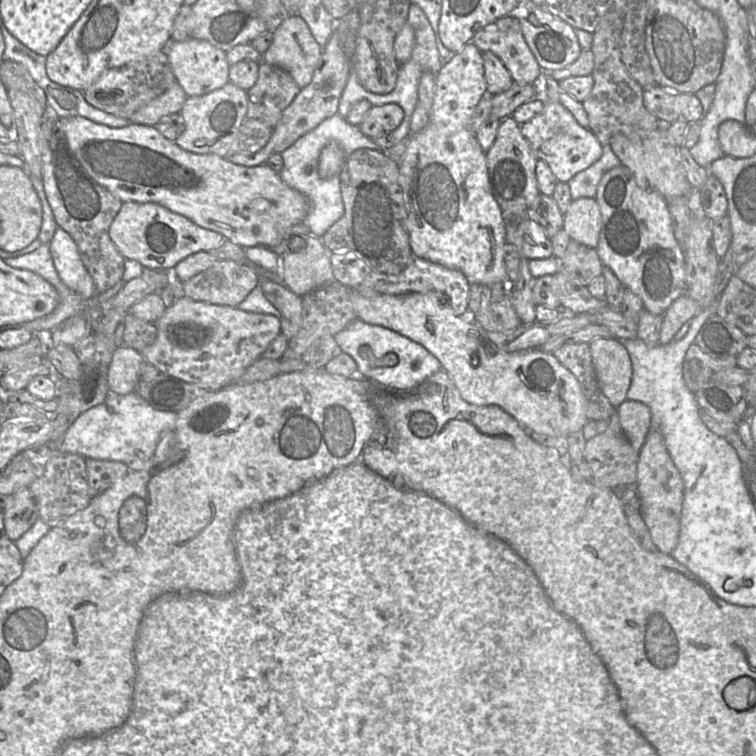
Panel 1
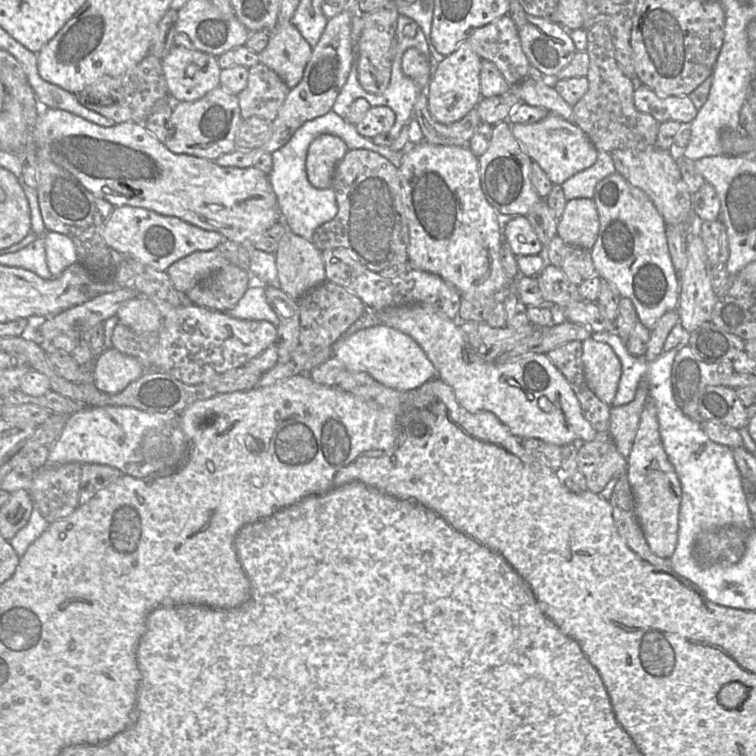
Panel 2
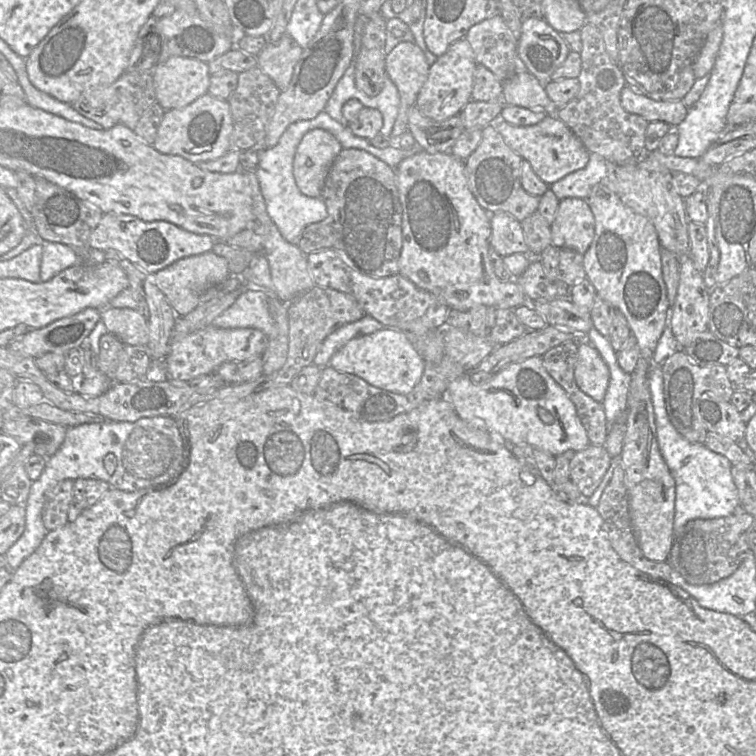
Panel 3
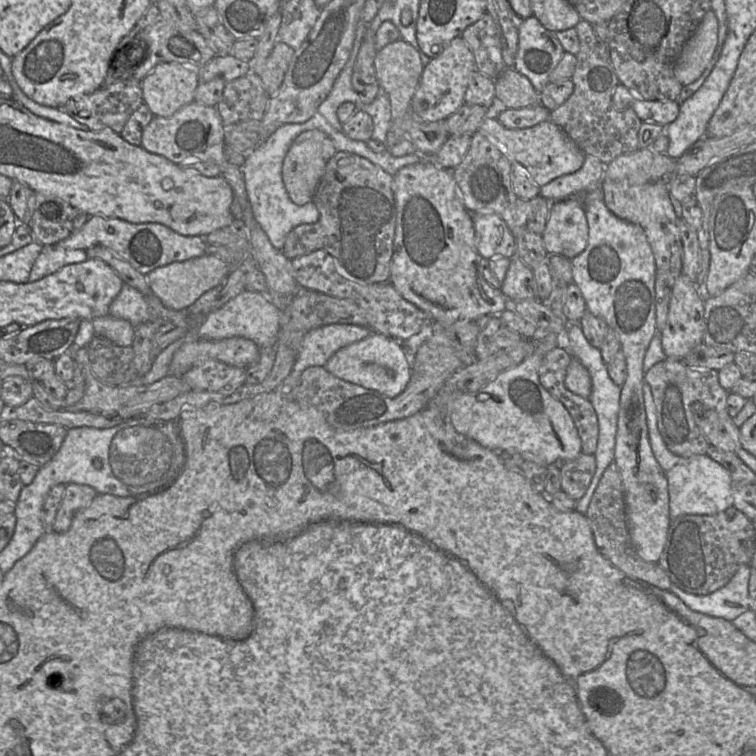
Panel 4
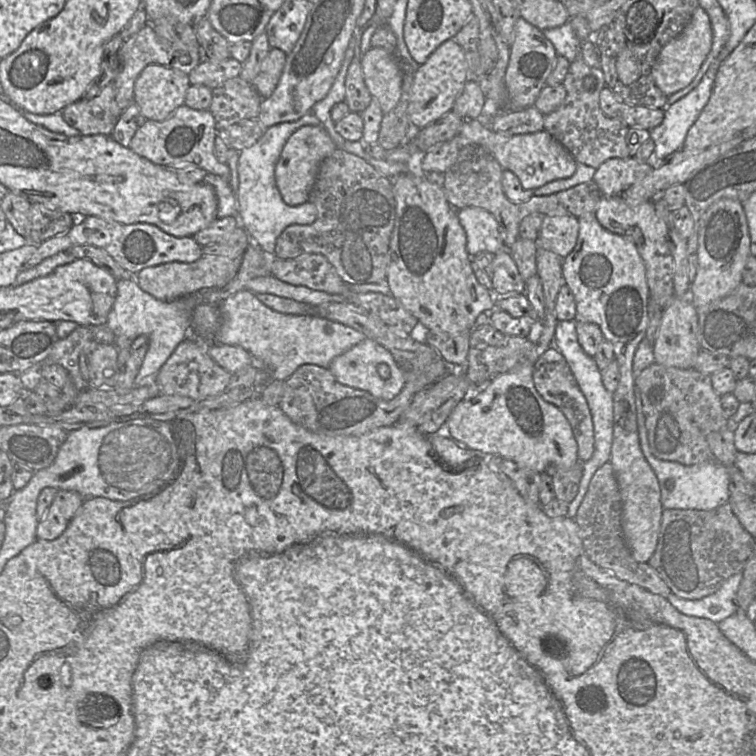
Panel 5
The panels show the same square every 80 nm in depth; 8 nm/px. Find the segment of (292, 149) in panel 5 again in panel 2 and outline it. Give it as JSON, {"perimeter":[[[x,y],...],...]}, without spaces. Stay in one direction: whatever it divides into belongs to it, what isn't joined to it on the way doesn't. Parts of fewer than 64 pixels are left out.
{"perimeter":[[[337,136],[316,137],[309,145],[305,162],[309,183],[316,189],[330,187],[335,169],[347,151],[345,142]]]}

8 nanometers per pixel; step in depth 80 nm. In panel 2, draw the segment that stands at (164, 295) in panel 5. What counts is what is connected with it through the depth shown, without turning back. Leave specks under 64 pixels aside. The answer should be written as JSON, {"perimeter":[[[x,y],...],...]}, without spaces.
{"perimeter":[[[216,249],[197,251],[174,262],[166,273],[175,289],[187,293],[203,279],[229,263],[229,260]]]}

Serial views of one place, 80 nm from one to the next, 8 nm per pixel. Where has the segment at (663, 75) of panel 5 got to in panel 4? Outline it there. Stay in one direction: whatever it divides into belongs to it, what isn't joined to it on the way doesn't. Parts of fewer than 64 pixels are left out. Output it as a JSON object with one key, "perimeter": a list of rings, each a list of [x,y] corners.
{"perimeter":[[[713,11],[705,14],[674,63],[674,75],[683,85],[695,82],[713,58],[718,42],[718,20]]]}

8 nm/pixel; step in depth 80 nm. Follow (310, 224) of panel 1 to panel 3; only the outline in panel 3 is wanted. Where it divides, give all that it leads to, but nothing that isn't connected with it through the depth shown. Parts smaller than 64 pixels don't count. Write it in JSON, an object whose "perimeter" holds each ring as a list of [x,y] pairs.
{"perimeter":[[[325,111],[320,112],[311,120],[297,121],[290,124],[274,147],[258,152],[258,165],[254,171],[254,175],[258,181],[269,217],[279,230],[281,236],[292,244],[298,243],[301,233],[306,226],[320,222],[327,217],[327,209],[321,197],[311,198],[302,194],[293,176],[293,160],[296,149],[303,136],[313,129],[326,130],[337,138],[343,149],[354,148],[364,150],[394,169],[396,169],[404,159],[423,150],[417,144],[411,149],[401,149],[394,145],[390,145],[386,148],[377,148],[373,146],[369,140],[355,136],[347,124],[337,122]]]}

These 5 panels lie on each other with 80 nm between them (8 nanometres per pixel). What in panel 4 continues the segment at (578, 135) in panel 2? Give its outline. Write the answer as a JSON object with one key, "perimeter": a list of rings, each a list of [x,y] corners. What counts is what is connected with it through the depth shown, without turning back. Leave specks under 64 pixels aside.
{"perimeter":[[[486,116],[478,132],[482,133],[512,163],[523,165],[540,187],[558,177],[578,171],[585,161],[585,154],[575,142],[549,119],[531,128],[514,130],[504,127],[497,118]]]}

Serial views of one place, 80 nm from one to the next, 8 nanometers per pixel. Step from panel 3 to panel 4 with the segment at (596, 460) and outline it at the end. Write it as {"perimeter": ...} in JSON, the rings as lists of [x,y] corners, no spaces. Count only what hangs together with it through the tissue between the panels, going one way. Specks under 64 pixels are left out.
{"perimeter":[[[581,453],[574,460],[561,465],[561,490],[574,500],[578,501],[586,493],[596,470],[594,454]]]}

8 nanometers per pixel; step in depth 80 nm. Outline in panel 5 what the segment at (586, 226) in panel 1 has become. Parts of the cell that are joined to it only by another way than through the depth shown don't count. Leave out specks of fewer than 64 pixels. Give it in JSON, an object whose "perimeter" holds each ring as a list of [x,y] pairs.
{"perimeter":[[[573,215],[545,216],[536,242],[561,258],[575,248],[579,234],[579,219]]]}

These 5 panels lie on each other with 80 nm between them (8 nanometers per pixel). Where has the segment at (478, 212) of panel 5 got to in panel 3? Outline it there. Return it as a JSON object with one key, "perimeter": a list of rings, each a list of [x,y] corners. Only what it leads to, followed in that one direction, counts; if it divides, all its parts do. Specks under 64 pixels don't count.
{"perimeter":[[[504,212],[491,214],[490,221],[492,229],[490,245],[496,255],[507,257],[516,253],[528,253],[520,221]]]}

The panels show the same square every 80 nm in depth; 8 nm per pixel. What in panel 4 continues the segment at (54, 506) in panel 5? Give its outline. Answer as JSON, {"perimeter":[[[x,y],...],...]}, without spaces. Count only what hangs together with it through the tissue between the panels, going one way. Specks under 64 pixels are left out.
{"perimeter":[[[67,484],[55,520],[49,530],[56,533],[66,532],[74,516],[83,510],[97,495],[97,491],[88,485]]]}

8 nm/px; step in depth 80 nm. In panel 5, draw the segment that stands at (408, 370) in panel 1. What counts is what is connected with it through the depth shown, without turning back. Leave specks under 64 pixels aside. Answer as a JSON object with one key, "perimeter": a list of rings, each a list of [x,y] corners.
{"perimeter":[[[369,338],[336,357],[329,370],[342,385],[369,392],[374,397],[387,401],[394,399],[406,383],[404,373],[391,352]]]}

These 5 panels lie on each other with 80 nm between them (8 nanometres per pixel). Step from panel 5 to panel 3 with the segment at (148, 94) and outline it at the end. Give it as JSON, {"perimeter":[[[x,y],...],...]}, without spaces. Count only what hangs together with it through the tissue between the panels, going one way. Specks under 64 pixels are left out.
{"perimeter":[[[171,57],[152,70],[156,103],[165,111],[182,109],[207,94],[208,65],[193,58]]]}

